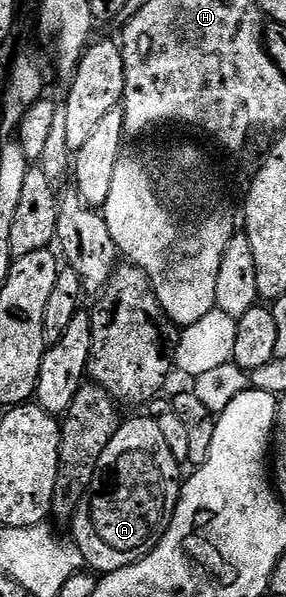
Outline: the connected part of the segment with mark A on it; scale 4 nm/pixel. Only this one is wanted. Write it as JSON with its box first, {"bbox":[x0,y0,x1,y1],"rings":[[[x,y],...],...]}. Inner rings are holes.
{"bbox":[71,416,183,576],"rings":[[[142,416],[142,418],[133,418],[130,422],[122,421],[120,425],[118,425],[117,430],[113,433],[111,440],[107,444],[107,448],[103,448],[103,456],[99,456],[99,464],[97,465],[93,482],[89,485],[88,495],[79,504],[77,515],[75,515],[71,523],[71,529],[73,529],[72,541],[80,549],[84,565],[88,567],[90,571],[96,572],[101,576],[114,574],[116,570],[122,570],[131,565],[131,563],[138,562],[141,558],[146,558],[146,556],[161,543],[161,537],[167,532],[167,528],[173,519],[177,502],[181,499],[181,487],[183,485],[183,474],[181,478],[181,470],[182,467],[177,463],[170,449],[167,448],[166,438],[159,432],[159,424],[155,419]]]}

